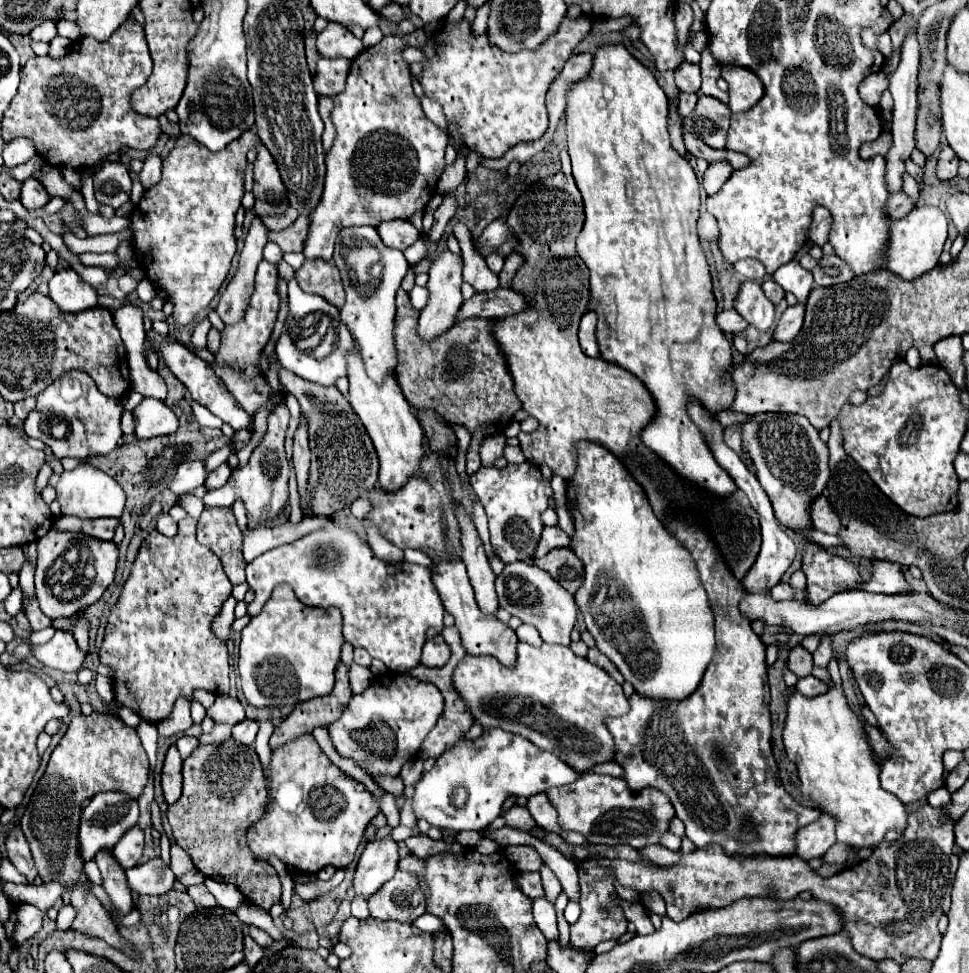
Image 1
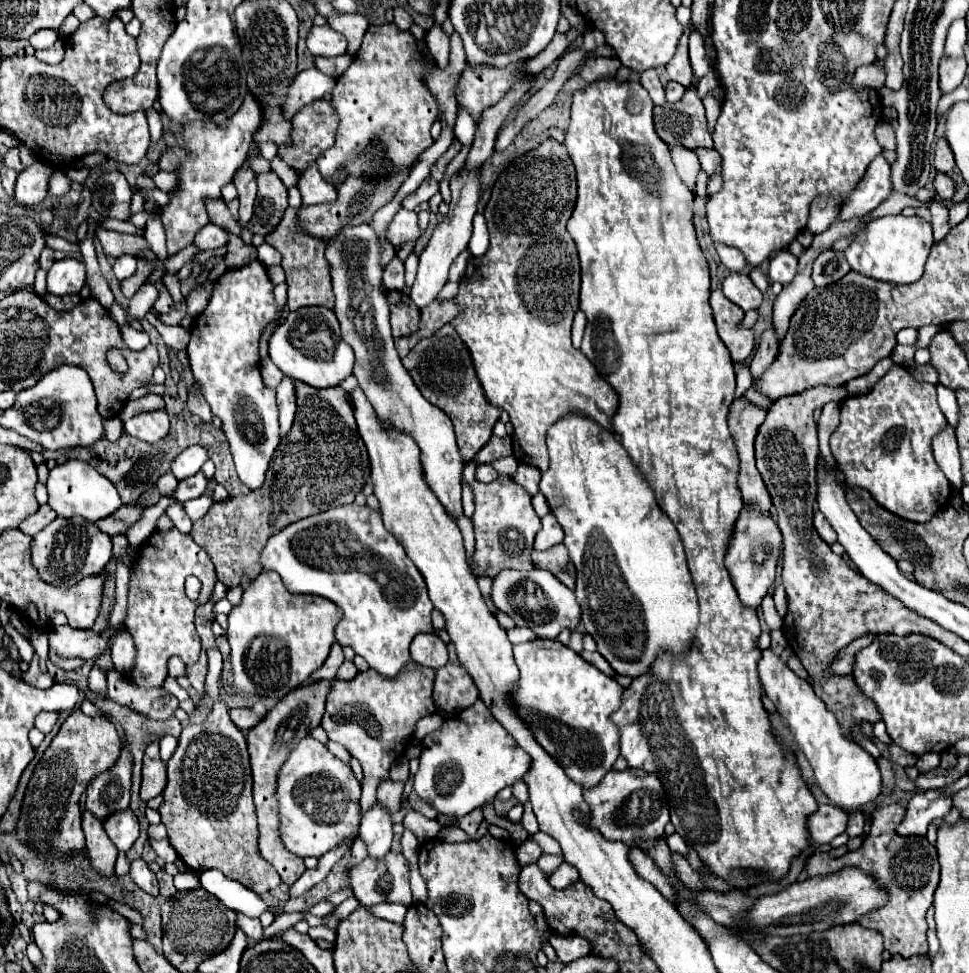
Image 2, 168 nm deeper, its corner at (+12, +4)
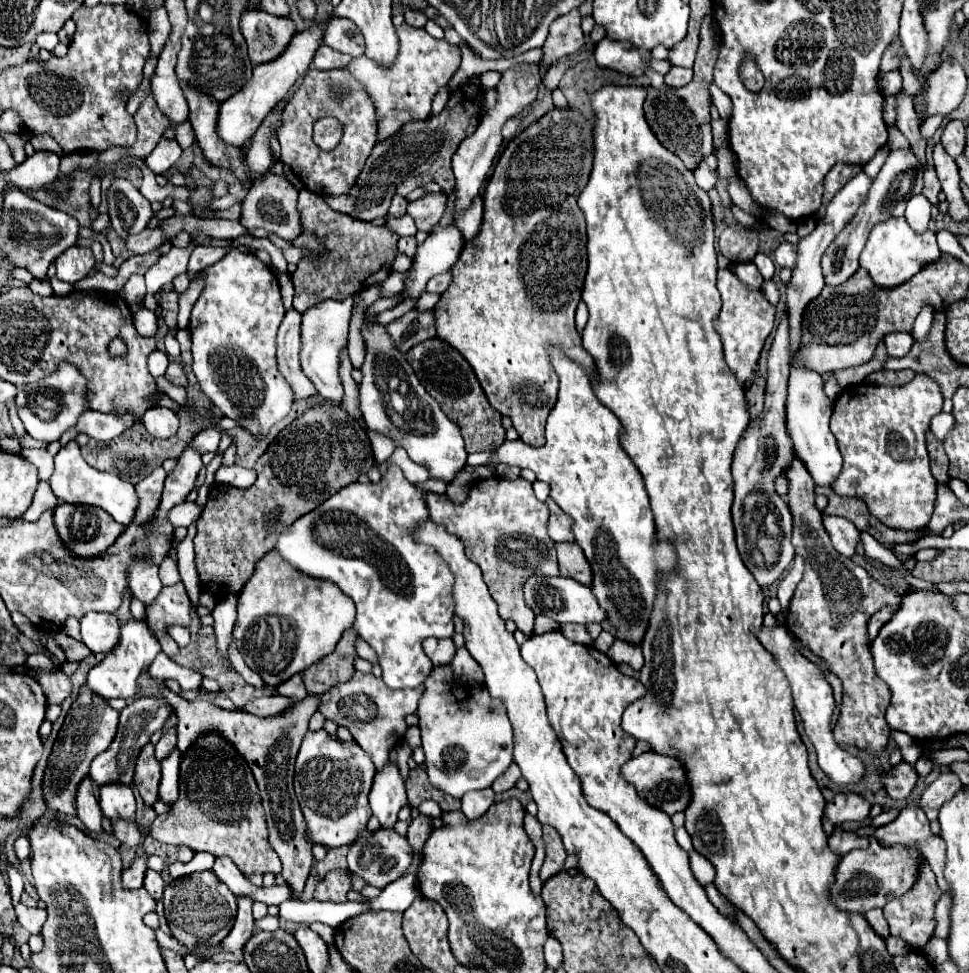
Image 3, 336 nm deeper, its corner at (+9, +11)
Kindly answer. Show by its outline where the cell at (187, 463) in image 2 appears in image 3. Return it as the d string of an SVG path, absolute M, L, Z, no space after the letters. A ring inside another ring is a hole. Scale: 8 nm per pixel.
M204 429L204 431L200 431L200 433L192 439L194 449L198 449L200 453L206 453L206 451L216 453L218 443L220 443L220 433L218 433L216 429Z

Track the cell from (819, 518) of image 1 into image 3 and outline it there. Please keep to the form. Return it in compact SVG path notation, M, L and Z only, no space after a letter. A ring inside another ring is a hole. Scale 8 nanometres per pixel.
M826 515L824 517L824 527L832 539L834 549L852 559L856 555L856 545L860 543L860 531L844 517L834 517L834 515Z

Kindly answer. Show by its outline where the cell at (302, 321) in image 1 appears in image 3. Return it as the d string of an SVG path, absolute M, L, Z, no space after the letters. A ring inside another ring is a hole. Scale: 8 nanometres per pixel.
M346 297L342 301L324 301L316 307L310 307L302 315L302 345L304 345L300 353L302 369L308 375L308 379L314 383L316 391L338 405L342 405L344 401L344 389L338 377L338 355L348 339L348 321L350 321L352 305L354 305L352 297Z

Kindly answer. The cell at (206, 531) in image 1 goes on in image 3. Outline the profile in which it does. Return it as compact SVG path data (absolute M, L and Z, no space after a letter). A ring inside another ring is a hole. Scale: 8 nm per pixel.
M318 405L306 411L286 429L282 429L282 433L268 445L266 453L256 461L254 471L258 477L248 489L238 489L234 485L224 483L214 483L210 487L206 507L200 519L196 521L196 537L194 537L196 571L202 589L210 591L216 599L226 595L238 595L248 577L254 573L254 563L270 549L274 549L282 529L286 529L298 517L322 505L344 485L358 481L358 475L368 473L372 465L374 465L372 447L364 427L354 419L350 419L350 415L340 405Z

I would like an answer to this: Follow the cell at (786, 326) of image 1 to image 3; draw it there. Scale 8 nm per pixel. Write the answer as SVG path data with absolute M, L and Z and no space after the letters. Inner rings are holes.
M754 379L750 389L746 389L746 401L748 401L748 409L750 409L752 421L758 419L762 409L764 409L764 389L766 389L766 381L764 379Z

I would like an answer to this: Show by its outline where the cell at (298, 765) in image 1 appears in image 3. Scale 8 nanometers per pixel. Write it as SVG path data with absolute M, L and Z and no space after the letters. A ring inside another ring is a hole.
M324 729L306 733L296 759L294 789L314 843L342 847L352 845L364 835L366 823L372 815L368 793L374 773L376 769L370 755L366 755L356 741L340 741L336 735L328 735Z

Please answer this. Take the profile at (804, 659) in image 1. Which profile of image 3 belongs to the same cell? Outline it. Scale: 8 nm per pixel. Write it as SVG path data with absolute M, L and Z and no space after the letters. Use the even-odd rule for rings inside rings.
M824 671L824 675L826 675L826 679L828 679L828 683L830 683L830 685L832 685L832 689L834 689L833 695L835 699L835 710L831 721L831 728L833 729L836 725L840 713L843 688L842 688L842 683L840 683L840 679L838 679L838 677L834 675L834 673L828 673L828 671Z

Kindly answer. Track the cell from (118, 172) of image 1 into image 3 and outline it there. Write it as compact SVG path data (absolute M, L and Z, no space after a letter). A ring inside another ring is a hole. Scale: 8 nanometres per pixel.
M128 179L112 181L112 187L108 189L108 213L120 239L144 231L148 221L154 217L150 201L142 197Z

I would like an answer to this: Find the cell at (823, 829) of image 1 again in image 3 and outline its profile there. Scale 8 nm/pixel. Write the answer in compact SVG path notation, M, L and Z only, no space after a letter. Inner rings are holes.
M838 793L830 803L826 803L826 817L834 825L842 825L848 821L862 823L870 815L870 803L858 793Z

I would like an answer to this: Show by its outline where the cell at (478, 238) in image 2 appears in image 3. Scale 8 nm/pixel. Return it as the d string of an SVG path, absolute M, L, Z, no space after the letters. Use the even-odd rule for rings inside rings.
M476 197L470 203L470 209L466 209L466 213L462 213L462 217L458 217L458 227L466 241L470 241L478 233L480 223L482 223L482 197Z

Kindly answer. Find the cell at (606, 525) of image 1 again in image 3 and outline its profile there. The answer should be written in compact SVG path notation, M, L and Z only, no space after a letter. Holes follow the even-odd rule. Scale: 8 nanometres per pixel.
M546 347L552 367L560 379L558 401L548 415L546 445L535 448L523 441L506 440L488 461L494 469L500 463L528 467L550 485L550 497L574 519L576 543L582 547L594 571L592 591L608 613L616 637L640 645L652 613L656 581L676 565L676 549L668 541L654 541L654 517L648 493L638 467L620 447L620 421L606 409L592 391L586 371L570 361L560 347Z

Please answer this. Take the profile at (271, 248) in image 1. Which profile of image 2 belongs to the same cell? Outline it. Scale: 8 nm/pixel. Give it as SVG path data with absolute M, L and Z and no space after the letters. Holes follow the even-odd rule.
M263 242L259 248L257 248L257 258L265 264L265 266L273 266L273 264L279 264L281 262L281 254L269 246L267 242Z

